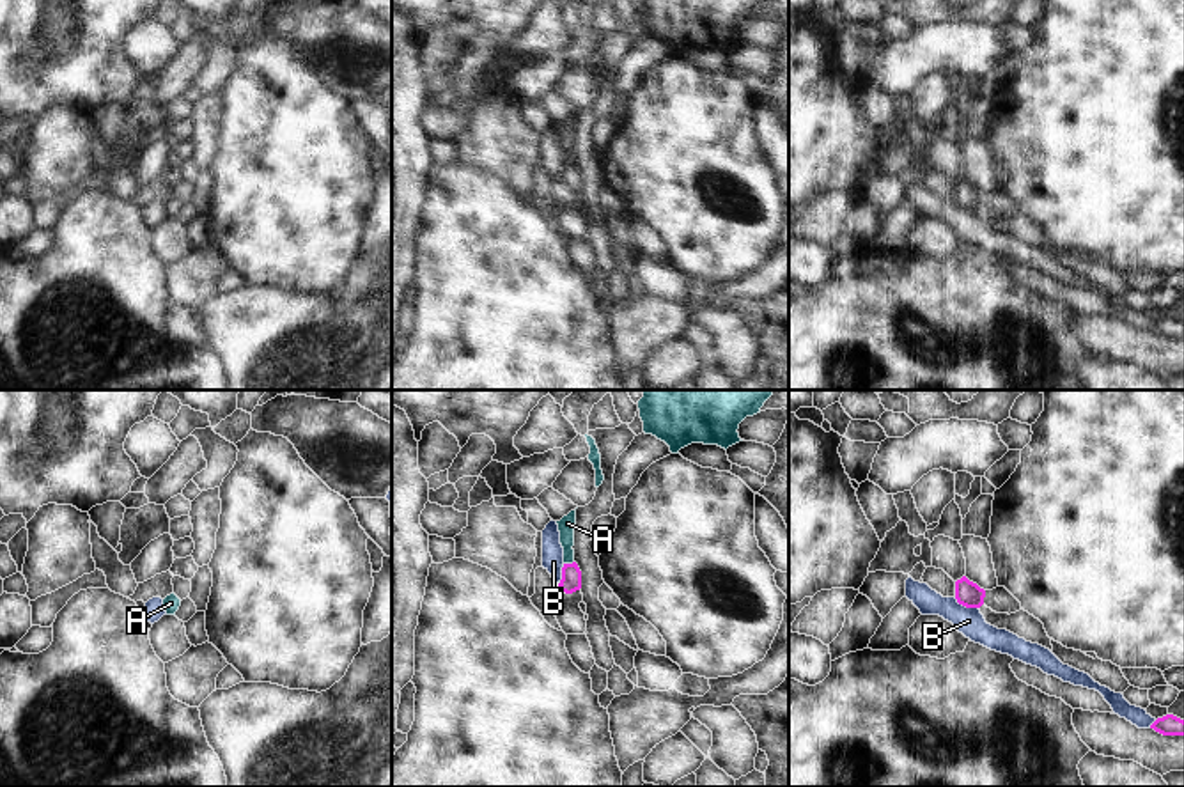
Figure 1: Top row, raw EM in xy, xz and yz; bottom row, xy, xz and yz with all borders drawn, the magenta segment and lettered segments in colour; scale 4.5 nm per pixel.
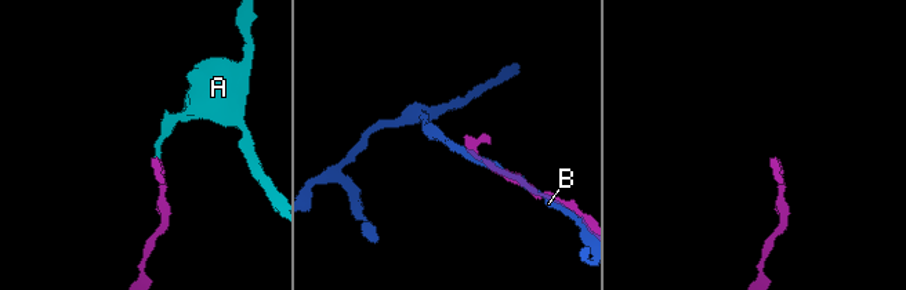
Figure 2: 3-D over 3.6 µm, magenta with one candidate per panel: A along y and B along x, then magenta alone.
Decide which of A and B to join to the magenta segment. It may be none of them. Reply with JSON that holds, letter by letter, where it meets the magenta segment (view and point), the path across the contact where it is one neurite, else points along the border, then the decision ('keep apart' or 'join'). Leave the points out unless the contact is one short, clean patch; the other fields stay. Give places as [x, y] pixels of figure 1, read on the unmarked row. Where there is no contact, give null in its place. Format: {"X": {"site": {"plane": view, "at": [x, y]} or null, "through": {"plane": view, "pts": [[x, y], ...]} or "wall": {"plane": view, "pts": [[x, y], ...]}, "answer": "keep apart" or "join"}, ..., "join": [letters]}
{"A": {"site": {"plane": "xz", "at": [568, 167]}, "through": {"plane": "xz", "pts": [[571, 179], [568, 167], [568, 126]]}, "answer": "join"}, "B": {"site": {"plane": "yz", "at": [966, 210]}, "answer": "keep apart"}, "join": ["A"]}

